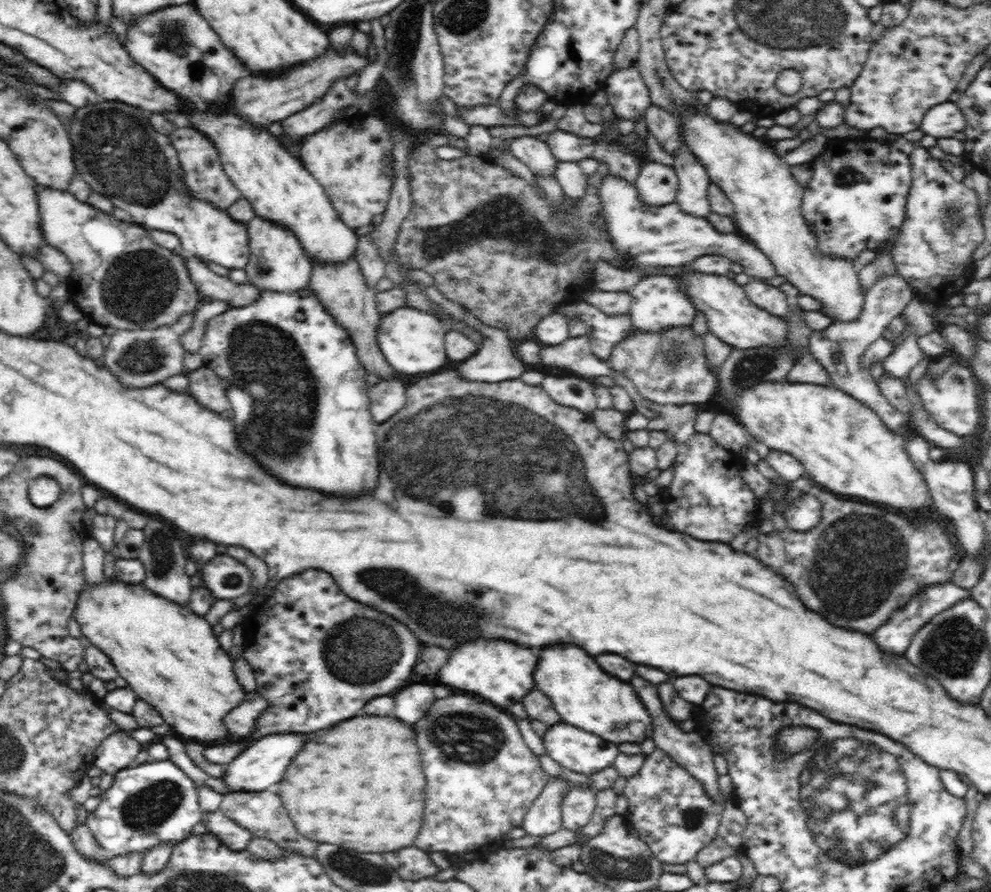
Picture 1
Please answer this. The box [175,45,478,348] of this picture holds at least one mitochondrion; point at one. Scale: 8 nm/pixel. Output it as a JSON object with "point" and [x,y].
{"point":[196,67]}

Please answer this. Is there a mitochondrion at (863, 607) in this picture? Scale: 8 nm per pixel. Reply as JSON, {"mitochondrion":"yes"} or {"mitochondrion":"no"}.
{"mitochondrion":"yes"}

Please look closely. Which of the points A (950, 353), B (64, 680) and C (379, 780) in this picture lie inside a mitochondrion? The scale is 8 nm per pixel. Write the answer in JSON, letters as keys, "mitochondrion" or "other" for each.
{"A":"other","B":"other","C":"other"}

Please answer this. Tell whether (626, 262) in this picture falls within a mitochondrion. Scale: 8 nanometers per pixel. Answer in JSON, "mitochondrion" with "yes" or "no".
{"mitochondrion":"no"}

